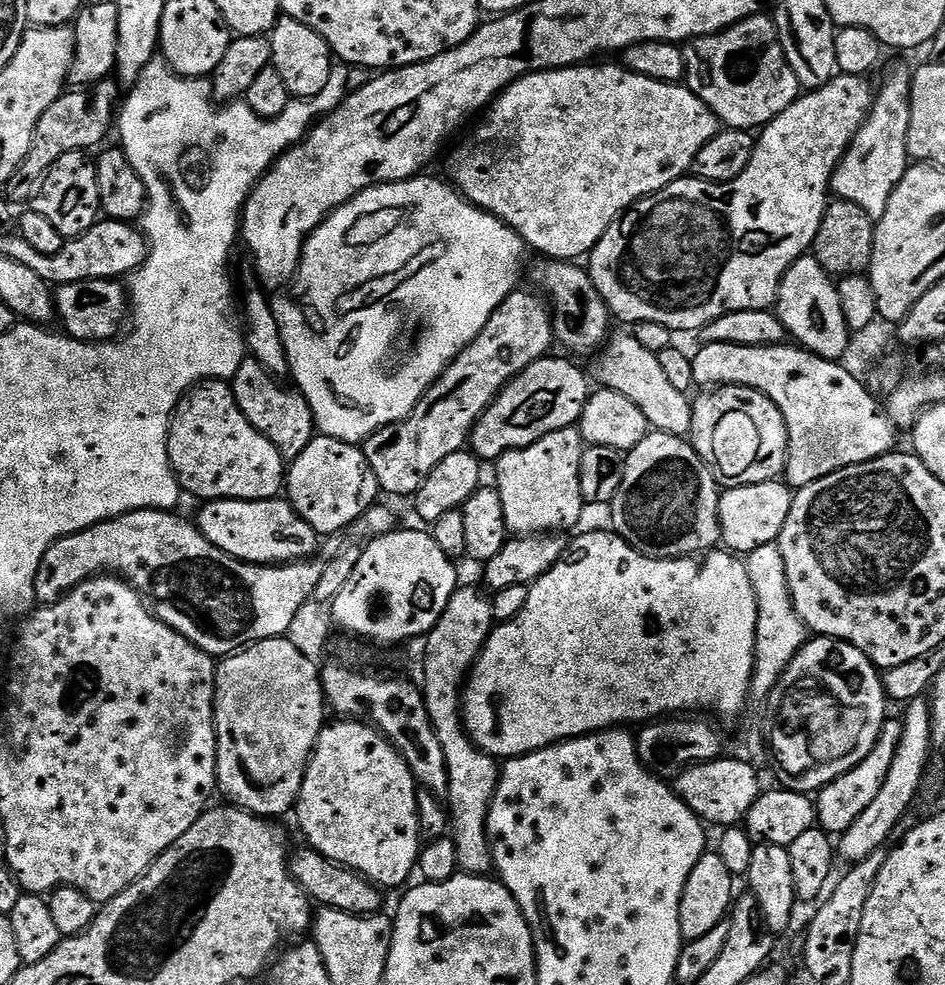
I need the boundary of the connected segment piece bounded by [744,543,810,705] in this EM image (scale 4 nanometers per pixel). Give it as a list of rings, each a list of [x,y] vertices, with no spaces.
[[[779,543],[758,546],[758,550],[747,553],[744,560],[746,574],[750,576],[750,586],[754,588],[754,598],[758,602],[758,626],[756,627],[756,661],[752,671],[752,690],[750,693],[751,703],[763,705],[770,698],[774,686],[782,678],[782,674],[794,662],[798,650],[808,643],[810,633],[802,622],[802,618],[794,610],[794,602],[790,594],[790,586],[786,582],[786,562],[782,562],[782,550]]]

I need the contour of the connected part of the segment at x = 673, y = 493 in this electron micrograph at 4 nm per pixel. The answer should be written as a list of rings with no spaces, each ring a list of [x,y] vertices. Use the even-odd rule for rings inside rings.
[[[649,431],[638,446],[624,458],[622,486],[610,505],[612,511],[611,531],[621,536],[626,543],[652,560],[683,560],[700,558],[713,551],[721,543],[720,505],[721,487],[712,477],[712,471],[704,465],[702,458],[692,449],[683,436],[671,436],[665,432]]]

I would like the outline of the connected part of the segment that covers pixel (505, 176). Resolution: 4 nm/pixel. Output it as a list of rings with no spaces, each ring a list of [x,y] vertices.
[[[604,62],[575,68],[555,68],[549,72],[531,72],[521,80],[515,80],[505,92],[501,92],[488,105],[486,111],[479,117],[480,125],[453,150],[452,157],[448,160],[447,179],[465,200],[469,200],[483,212],[497,216],[503,224],[510,226],[523,238],[525,245],[531,251],[533,248],[536,254],[550,260],[576,262],[587,257],[592,247],[602,238],[602,234],[606,234],[608,227],[619,220],[633,204],[670,186],[675,180],[685,179],[692,172],[692,163],[694,158],[698,158],[698,150],[702,150],[702,146],[706,146],[706,142],[710,142],[710,138],[714,138],[722,128],[711,108],[707,108],[683,83],[658,82],[637,72],[630,72],[619,63],[616,63],[617,65],[600,63]]]

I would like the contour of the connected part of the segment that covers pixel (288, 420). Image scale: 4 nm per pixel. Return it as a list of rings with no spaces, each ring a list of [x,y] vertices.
[[[245,358],[242,366],[238,366],[238,374],[234,374],[230,383],[234,398],[242,414],[246,414],[250,426],[254,426],[254,430],[261,432],[266,438],[270,438],[270,442],[274,442],[285,461],[296,460],[298,454],[302,454],[302,450],[310,446],[318,429],[316,419],[312,416],[312,408],[299,390],[283,388],[279,379],[269,376],[268,371],[251,358]]]

